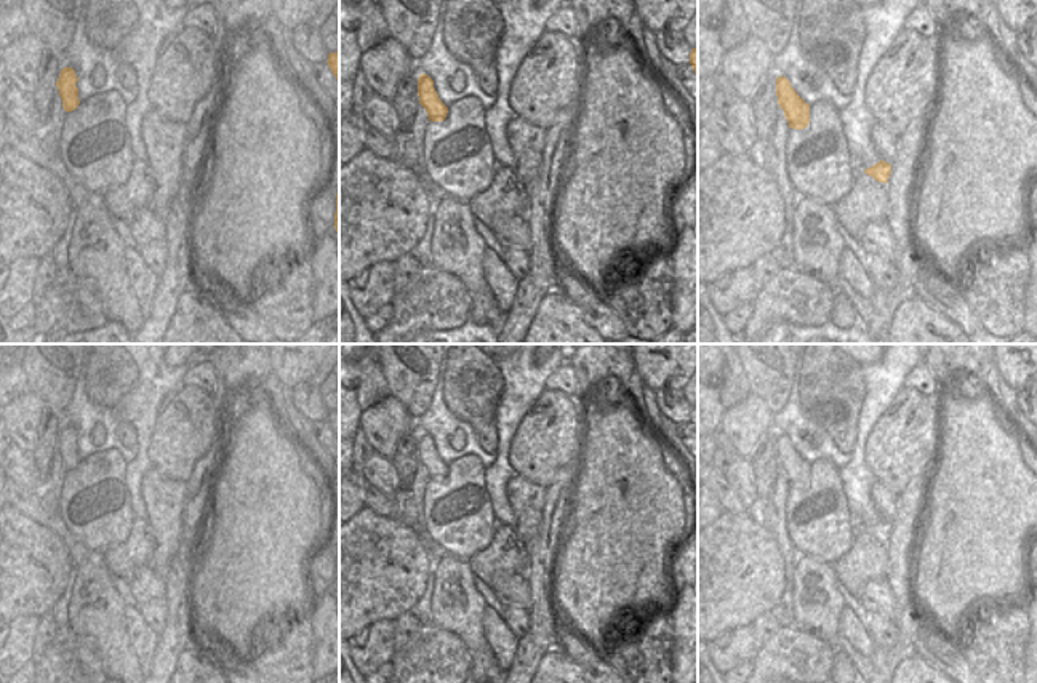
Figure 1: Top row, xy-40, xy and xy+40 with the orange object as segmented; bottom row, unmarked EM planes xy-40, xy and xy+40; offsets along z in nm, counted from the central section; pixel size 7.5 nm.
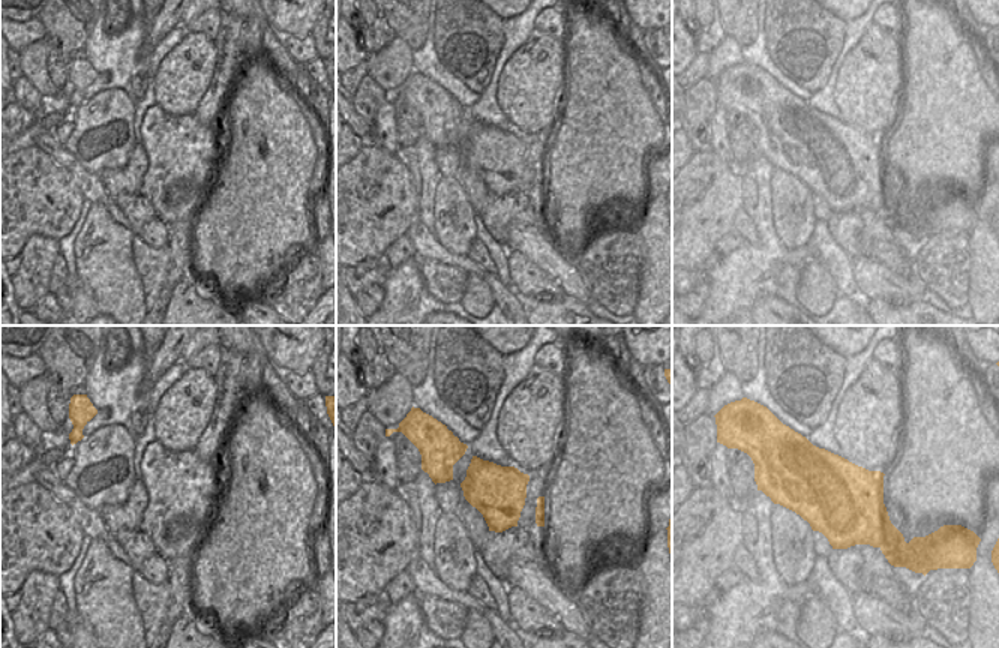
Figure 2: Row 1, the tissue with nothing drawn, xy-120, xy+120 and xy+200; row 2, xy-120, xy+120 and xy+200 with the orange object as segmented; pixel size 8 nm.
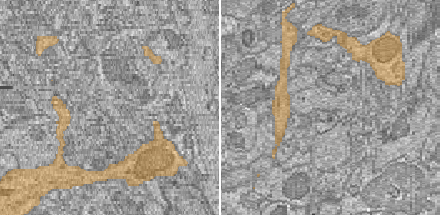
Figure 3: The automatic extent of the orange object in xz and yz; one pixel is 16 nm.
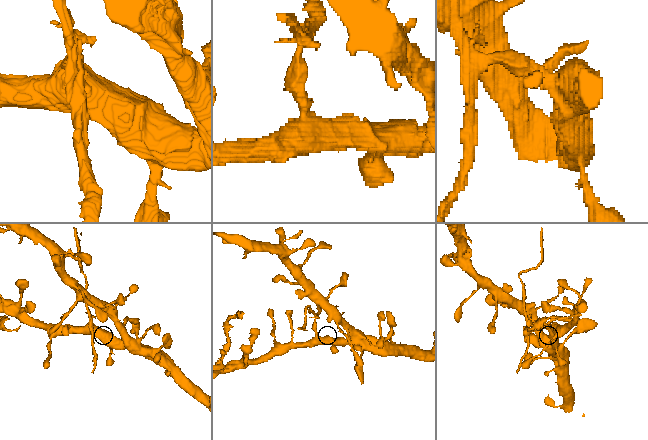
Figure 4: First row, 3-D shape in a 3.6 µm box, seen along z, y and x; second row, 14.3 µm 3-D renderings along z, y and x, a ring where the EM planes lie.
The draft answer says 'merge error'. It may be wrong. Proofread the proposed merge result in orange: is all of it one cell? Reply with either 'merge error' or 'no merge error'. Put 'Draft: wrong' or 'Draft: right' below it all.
merge error
Draft: right

